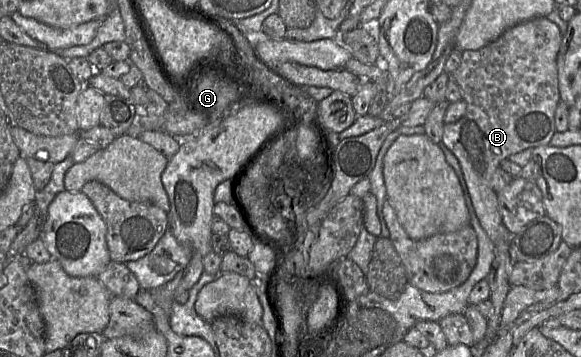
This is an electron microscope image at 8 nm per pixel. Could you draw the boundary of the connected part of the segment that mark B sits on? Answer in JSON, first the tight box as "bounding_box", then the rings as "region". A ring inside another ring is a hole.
{"bounding_box":[440,17,563,245],"region":[[[537,17],[517,23],[516,25],[506,29],[495,41],[482,47],[481,49],[463,51],[460,65],[451,73],[452,78],[456,81],[461,90],[462,100],[466,102],[467,106],[466,112],[461,119],[455,123],[444,125],[442,141],[440,144],[443,144],[457,158],[474,212],[480,222],[481,227],[484,229],[494,245],[496,245],[496,243],[506,243],[507,245],[511,245],[514,238],[514,234],[508,231],[501,220],[502,217],[498,207],[498,196],[491,186],[491,178],[494,172],[498,167],[500,167],[501,162],[512,154],[524,151],[526,149],[532,149],[534,147],[550,145],[553,135],[557,132],[554,117],[556,108],[561,101],[558,83],[557,55],[560,50],[562,38],[563,33],[561,32],[558,25],[550,21],[547,17]]]}

